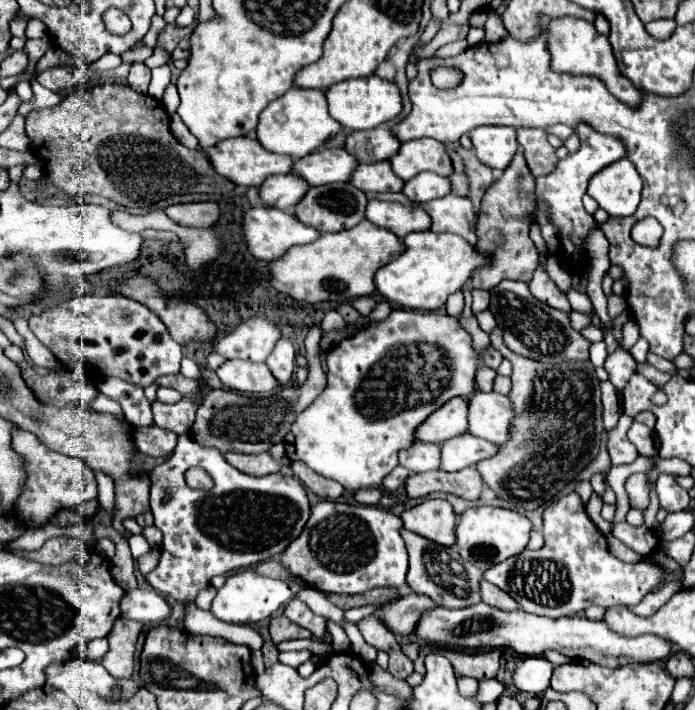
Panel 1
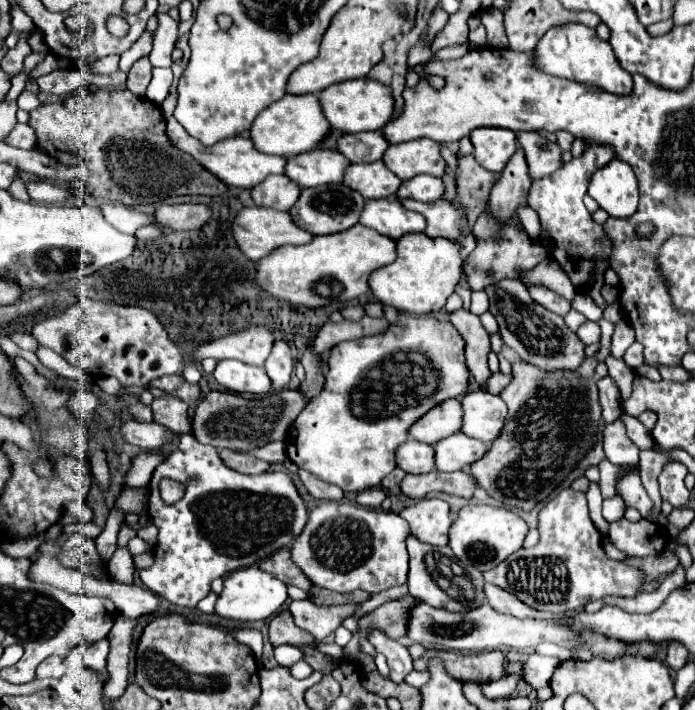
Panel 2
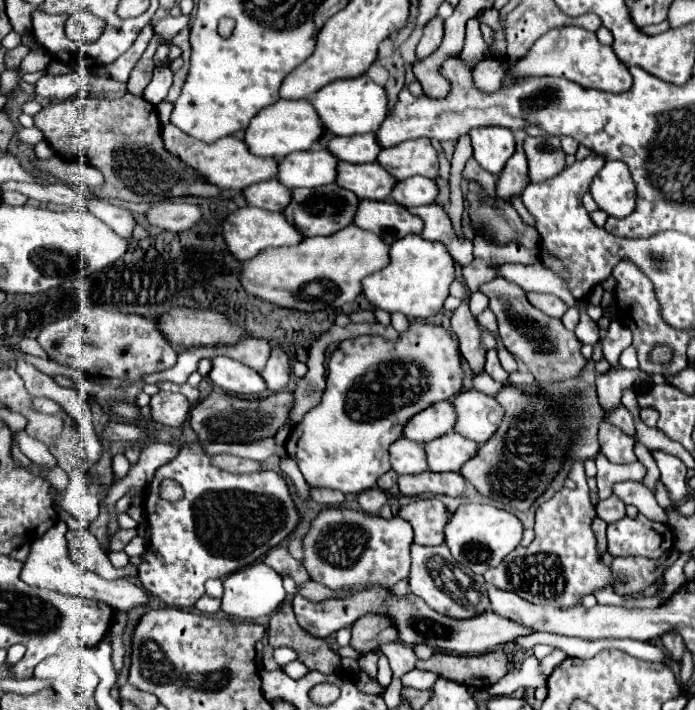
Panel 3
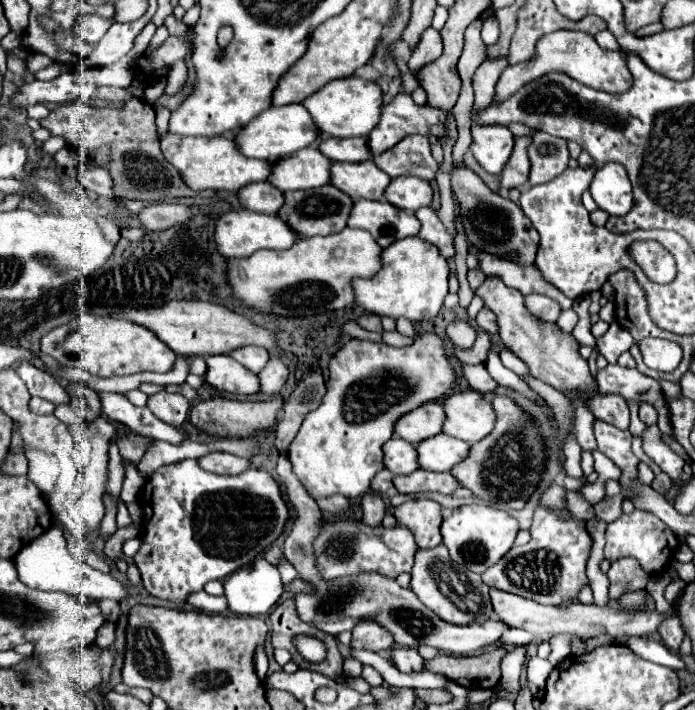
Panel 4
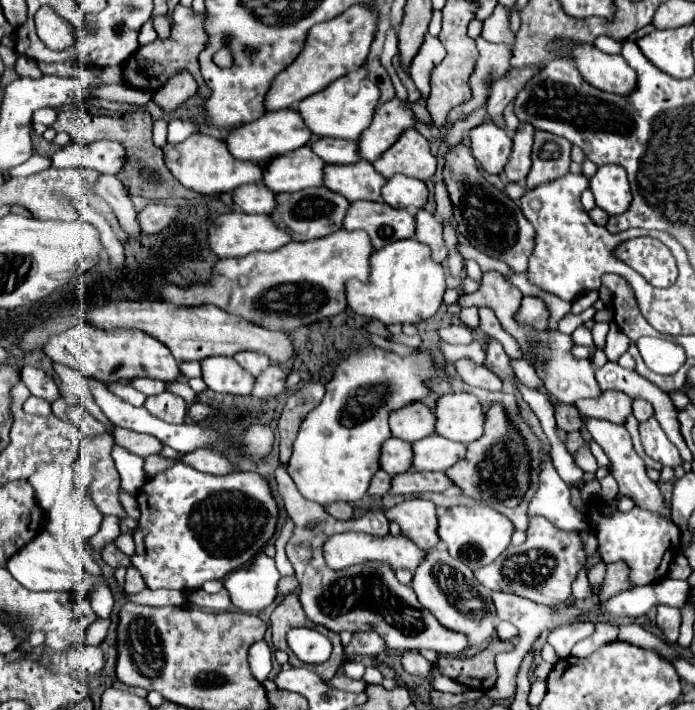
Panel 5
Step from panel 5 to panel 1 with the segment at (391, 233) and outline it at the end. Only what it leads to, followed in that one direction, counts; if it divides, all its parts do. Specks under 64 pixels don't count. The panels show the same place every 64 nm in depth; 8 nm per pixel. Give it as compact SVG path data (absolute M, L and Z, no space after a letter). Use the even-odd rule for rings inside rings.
M370 200L366 208L366 220L382 224L382 228L392 230L396 236L404 238L410 232L430 230L430 216L418 204L400 202L378 202Z

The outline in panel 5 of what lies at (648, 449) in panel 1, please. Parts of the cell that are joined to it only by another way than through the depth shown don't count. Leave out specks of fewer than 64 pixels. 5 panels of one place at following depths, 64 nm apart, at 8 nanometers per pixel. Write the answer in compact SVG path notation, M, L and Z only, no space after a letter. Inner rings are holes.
M602 392L598 398L578 400L576 406L588 418L602 418L620 426L632 414L632 400L628 400L622 392Z

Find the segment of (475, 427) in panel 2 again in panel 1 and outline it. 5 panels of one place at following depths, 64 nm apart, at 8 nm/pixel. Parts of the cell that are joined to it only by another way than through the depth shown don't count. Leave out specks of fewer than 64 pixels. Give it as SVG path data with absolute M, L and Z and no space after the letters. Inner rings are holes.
M478 392L468 402L470 434L480 436L484 440L492 440L500 446L506 444L510 440L510 428L514 418L512 400L496 392Z

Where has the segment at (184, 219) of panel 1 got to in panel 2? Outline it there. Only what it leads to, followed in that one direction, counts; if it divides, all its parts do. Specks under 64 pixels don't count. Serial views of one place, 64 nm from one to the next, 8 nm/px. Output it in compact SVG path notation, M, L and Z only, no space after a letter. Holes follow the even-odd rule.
M162 204L154 214L172 230L198 230L212 218L212 210L206 204Z

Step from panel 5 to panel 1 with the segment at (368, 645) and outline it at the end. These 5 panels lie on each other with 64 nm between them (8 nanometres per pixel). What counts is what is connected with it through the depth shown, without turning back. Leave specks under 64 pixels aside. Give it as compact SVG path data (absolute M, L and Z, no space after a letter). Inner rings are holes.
M410 592L396 600L396 604L388 604L388 608L382 608L382 620L384 624L388 624L388 628L392 628L394 634L410 636L416 630L422 614L434 608L438 608L438 604L434 604L432 598Z

